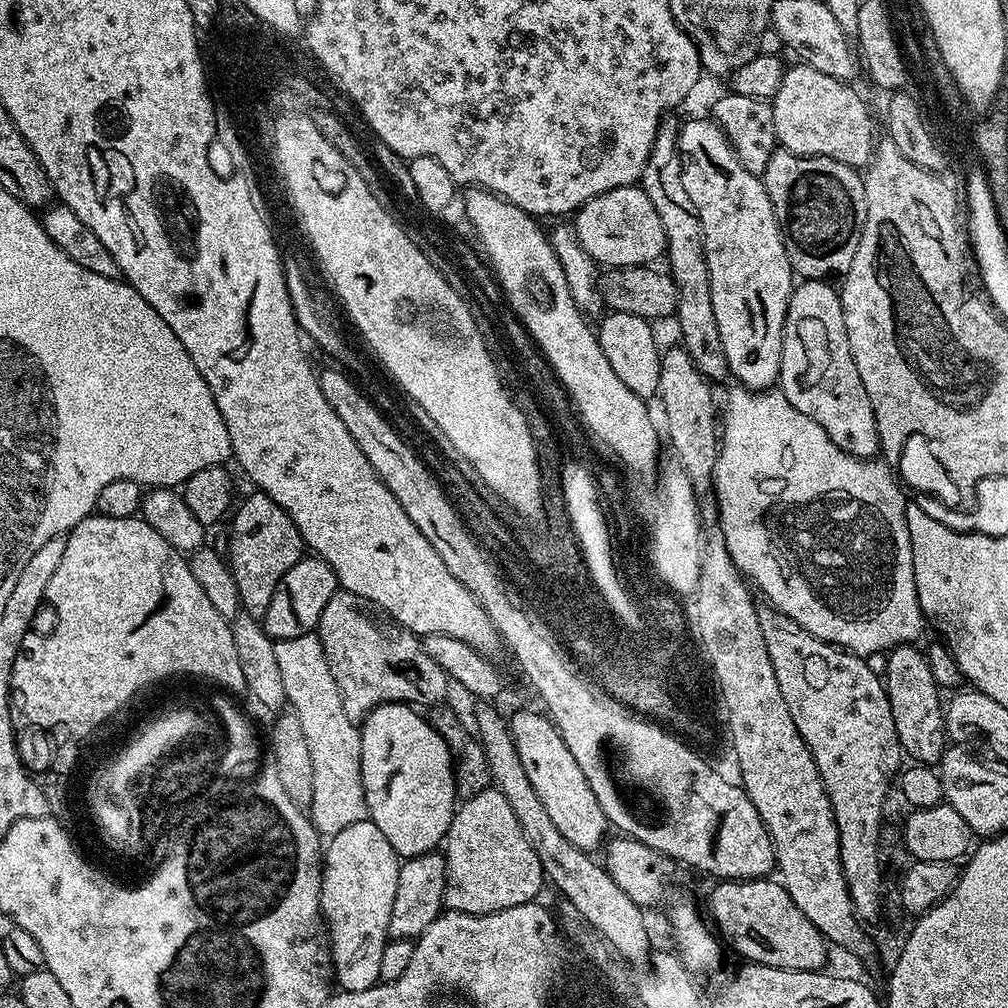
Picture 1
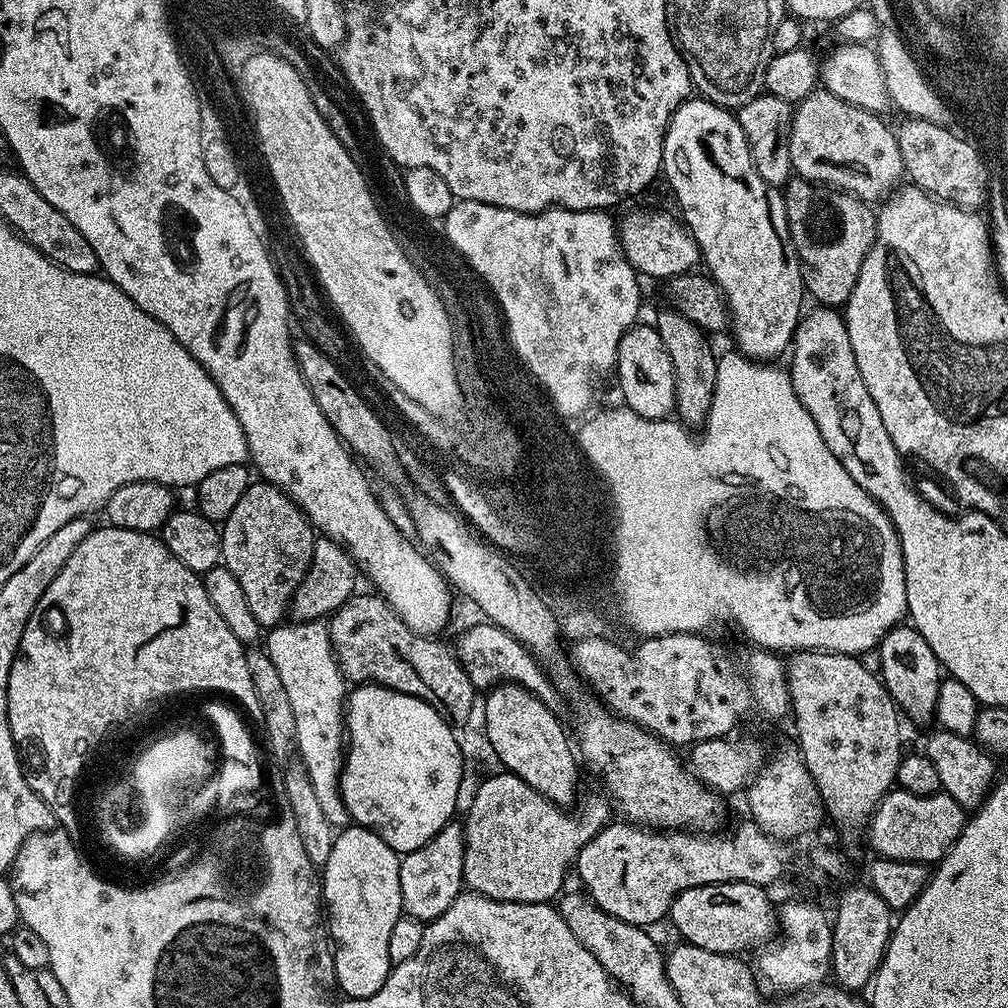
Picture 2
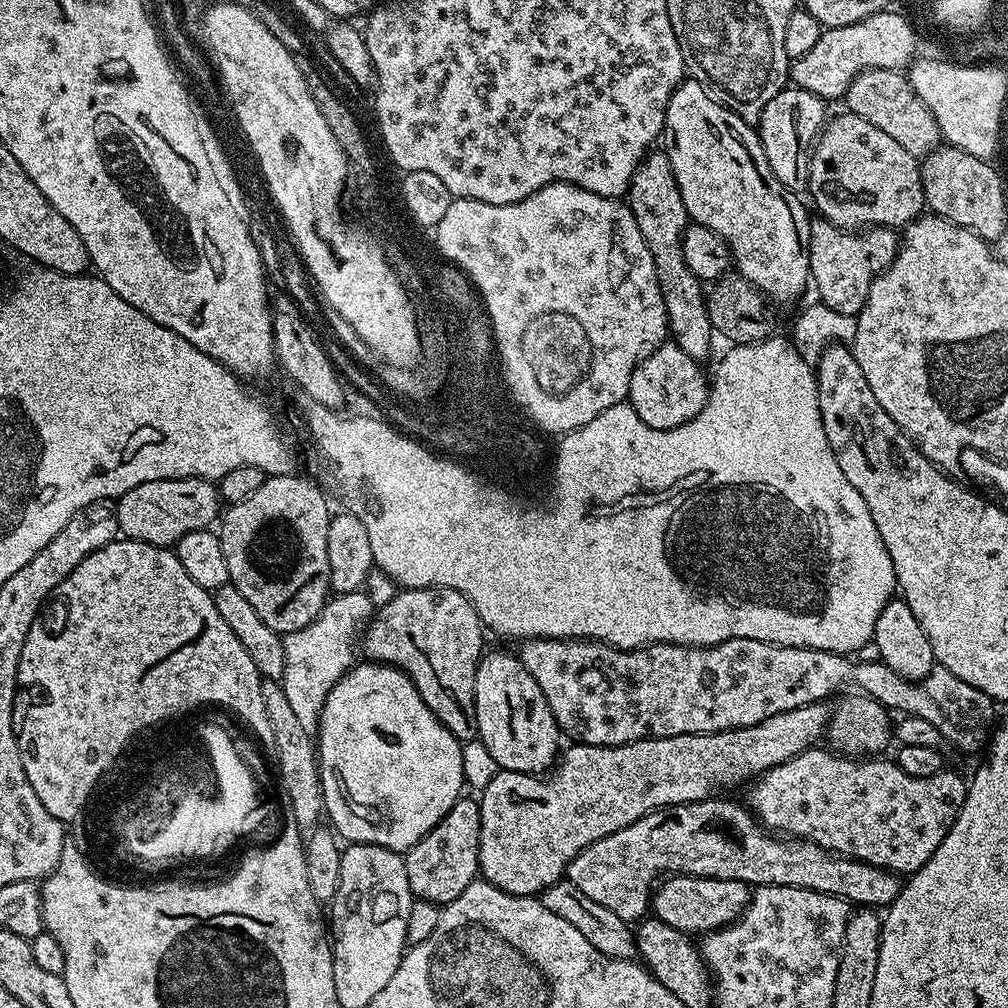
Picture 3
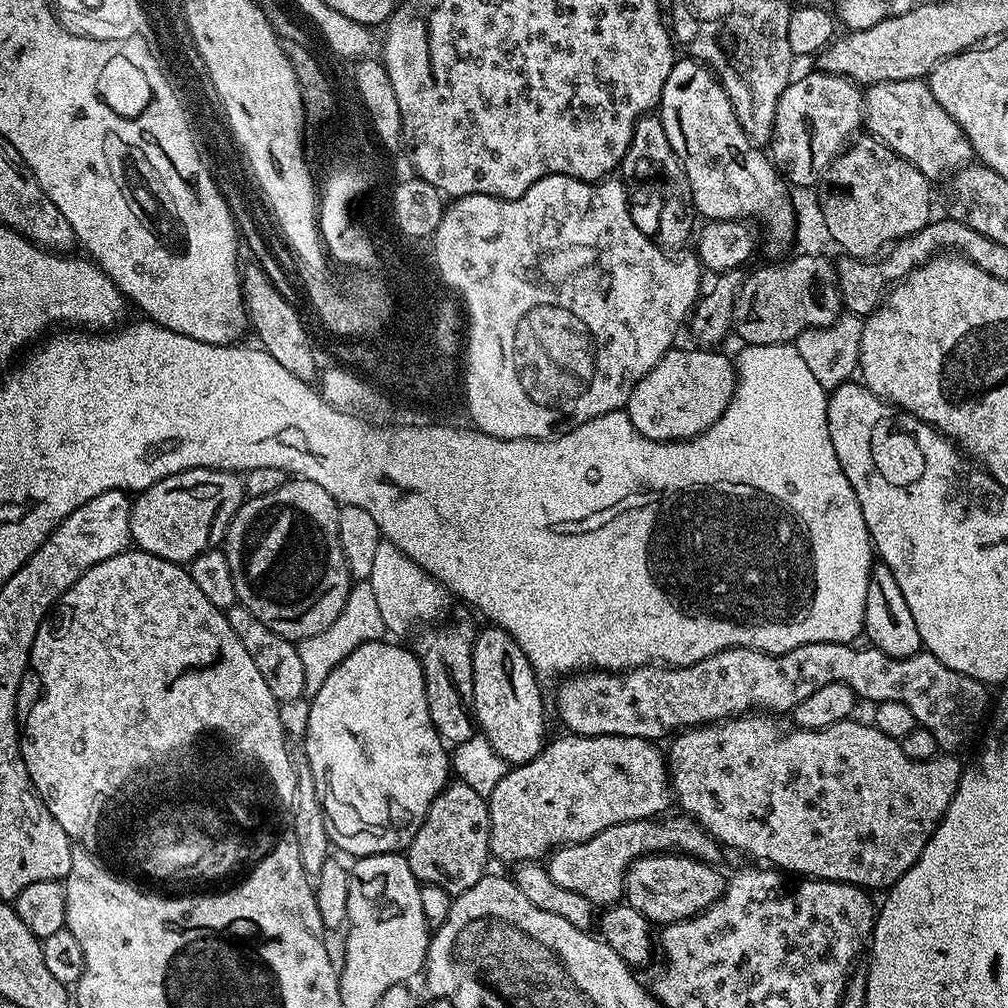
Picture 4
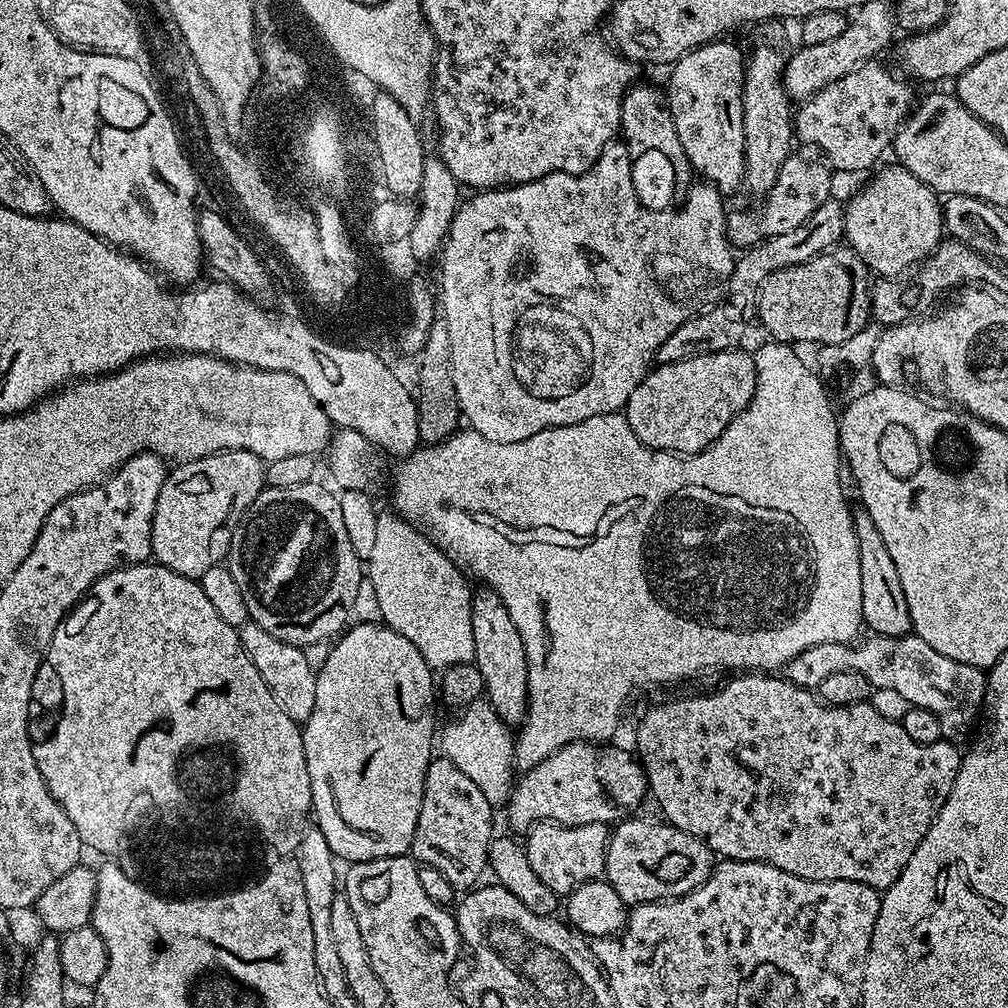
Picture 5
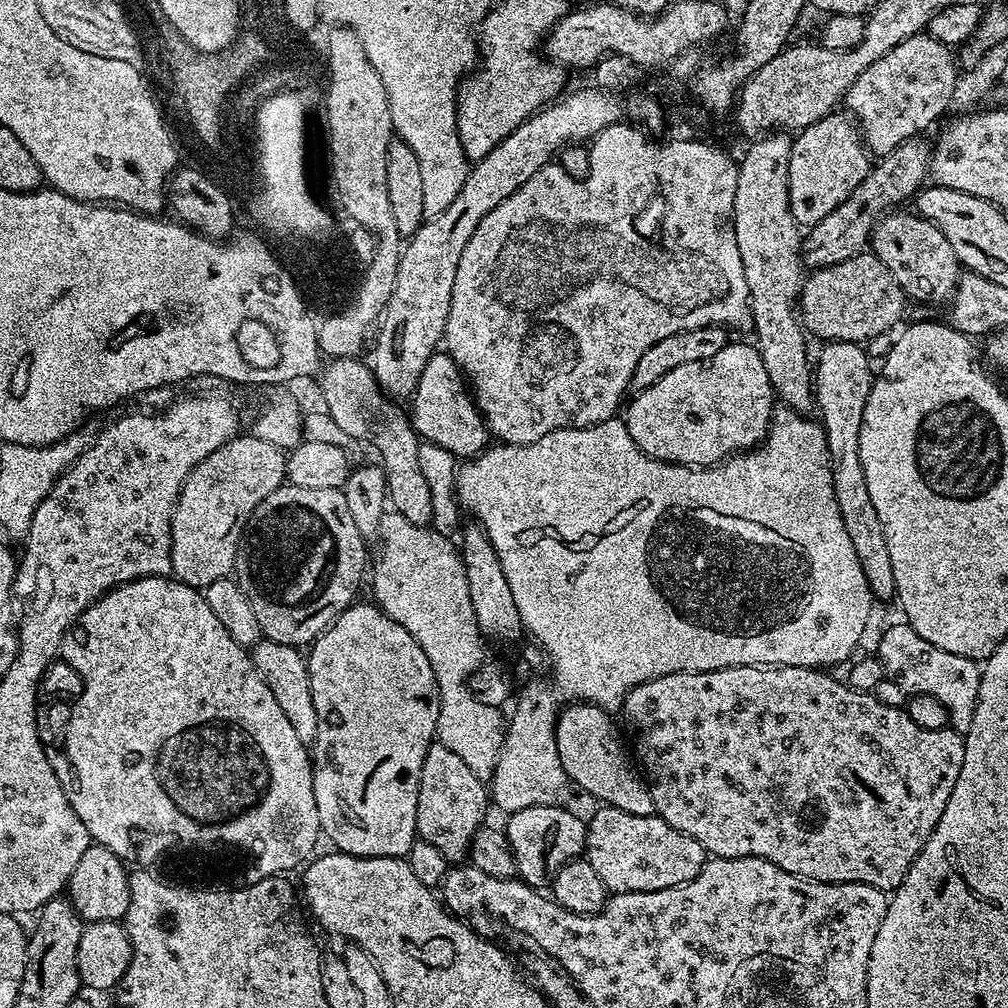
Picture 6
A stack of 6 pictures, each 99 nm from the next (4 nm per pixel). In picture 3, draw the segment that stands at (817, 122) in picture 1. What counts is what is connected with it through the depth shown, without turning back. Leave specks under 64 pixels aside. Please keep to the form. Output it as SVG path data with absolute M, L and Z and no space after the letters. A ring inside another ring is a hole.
M847 110L841 112L841 116L836 116L833 120L831 117L820 129L820 135L811 145L806 160L806 184L808 180L808 192L820 211L817 213L835 228L863 230L887 226L893 230L903 229L926 208L917 157L912 156L910 150L898 146L898 142L894 142L890 134L885 134L883 130L878 130L878 126L866 122L866 118L858 118L858 114Z

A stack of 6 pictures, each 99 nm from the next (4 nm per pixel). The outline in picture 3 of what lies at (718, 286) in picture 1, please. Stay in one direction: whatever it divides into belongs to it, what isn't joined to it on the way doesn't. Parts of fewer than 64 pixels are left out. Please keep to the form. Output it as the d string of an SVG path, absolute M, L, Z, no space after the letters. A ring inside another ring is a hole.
M688 78L676 87L668 103L662 151L670 158L678 190L682 192L682 202L686 202L689 221L714 230L714 234L723 238L739 276L763 292L773 305L798 299L804 287L807 289L810 284L806 248L802 243L801 229L800 232L796 229L796 216L784 197L786 189L768 168L759 131L726 106L714 102L697 80Z

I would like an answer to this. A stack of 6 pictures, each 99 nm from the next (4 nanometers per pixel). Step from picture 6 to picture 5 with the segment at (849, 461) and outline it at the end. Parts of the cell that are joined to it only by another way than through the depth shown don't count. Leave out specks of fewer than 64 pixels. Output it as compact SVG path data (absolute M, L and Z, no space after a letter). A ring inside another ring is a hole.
M863 506L852 508L852 521L854 538L858 538L858 571L862 573L862 614L867 631L877 636L907 636L912 632L910 606L906 606L906 594L902 590L902 581L898 578L894 558L890 558L890 550L886 550L886 541L882 539L878 526L874 526L874 518L870 518Z

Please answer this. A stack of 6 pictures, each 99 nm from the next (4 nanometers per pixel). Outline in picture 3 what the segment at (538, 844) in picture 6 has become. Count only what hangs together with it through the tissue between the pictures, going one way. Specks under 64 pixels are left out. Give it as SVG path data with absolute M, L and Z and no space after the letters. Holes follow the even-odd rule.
M724 798L675 804L638 818L638 822L586 846L570 862L566 879L586 898L629 922L639 922L649 915L658 881L669 876L722 878L749 886L798 886L873 910L887 909L898 898L902 880L897 873L825 852L816 844L781 838L765 828L743 803L720 799Z

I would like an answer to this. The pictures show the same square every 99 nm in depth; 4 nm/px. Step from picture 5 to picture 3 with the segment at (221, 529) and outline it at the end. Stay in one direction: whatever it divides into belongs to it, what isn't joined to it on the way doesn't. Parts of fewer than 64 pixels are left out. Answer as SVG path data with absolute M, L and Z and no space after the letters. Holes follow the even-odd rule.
M191 476L142 482L142 486L134 486L134 490L126 490L126 494L119 496L114 507L121 537L172 548L194 530L211 529L221 515L222 499L213 481Z

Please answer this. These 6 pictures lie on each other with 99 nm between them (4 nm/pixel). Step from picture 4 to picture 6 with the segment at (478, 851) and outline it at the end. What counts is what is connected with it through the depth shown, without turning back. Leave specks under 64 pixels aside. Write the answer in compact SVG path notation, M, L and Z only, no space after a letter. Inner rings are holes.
M439 742L424 751L422 774L416 786L416 834L430 843L452 866L469 859L474 834L485 823L484 811L490 808L490 792L485 781L478 778L454 754Z

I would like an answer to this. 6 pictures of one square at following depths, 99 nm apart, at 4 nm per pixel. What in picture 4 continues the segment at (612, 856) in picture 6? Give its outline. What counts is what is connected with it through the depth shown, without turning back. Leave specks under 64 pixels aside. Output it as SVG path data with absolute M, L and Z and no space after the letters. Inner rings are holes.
M654 852L651 856L639 856L632 861L624 879L626 902L656 926L689 920L706 911L724 894L726 876L716 867L715 863L678 852Z

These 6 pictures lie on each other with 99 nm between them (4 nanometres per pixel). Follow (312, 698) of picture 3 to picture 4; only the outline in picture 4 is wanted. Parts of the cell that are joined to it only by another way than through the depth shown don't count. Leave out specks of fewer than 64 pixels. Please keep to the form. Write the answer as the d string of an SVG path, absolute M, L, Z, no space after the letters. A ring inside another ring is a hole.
M371 579L353 583L342 614L338 614L338 618L334 618L334 622L330 622L330 626L326 626L322 634L314 634L296 644L298 658L302 658L303 673L306 674L305 693L315 694L322 690L322 682L326 682L326 678L330 678L330 674L342 662L342 658L358 650L358 646L366 642L384 640L385 636L386 629Z

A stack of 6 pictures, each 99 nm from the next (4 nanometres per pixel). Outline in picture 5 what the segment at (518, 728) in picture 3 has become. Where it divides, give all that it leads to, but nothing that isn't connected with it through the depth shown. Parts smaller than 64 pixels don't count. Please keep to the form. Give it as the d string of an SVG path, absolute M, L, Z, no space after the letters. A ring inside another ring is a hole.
M480 586L472 594L472 629L474 630L474 663L484 679L487 703L505 724L516 726L528 709L528 663L518 626L510 618L510 610L491 586Z

